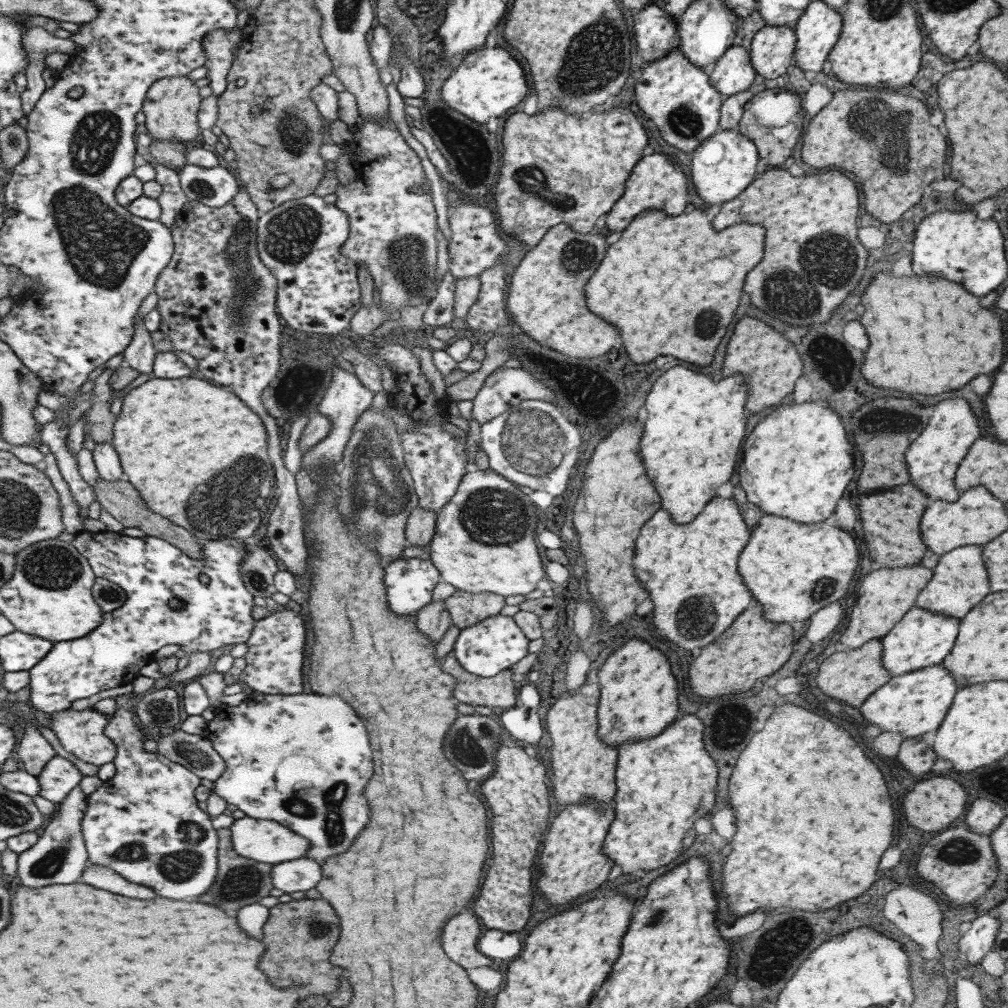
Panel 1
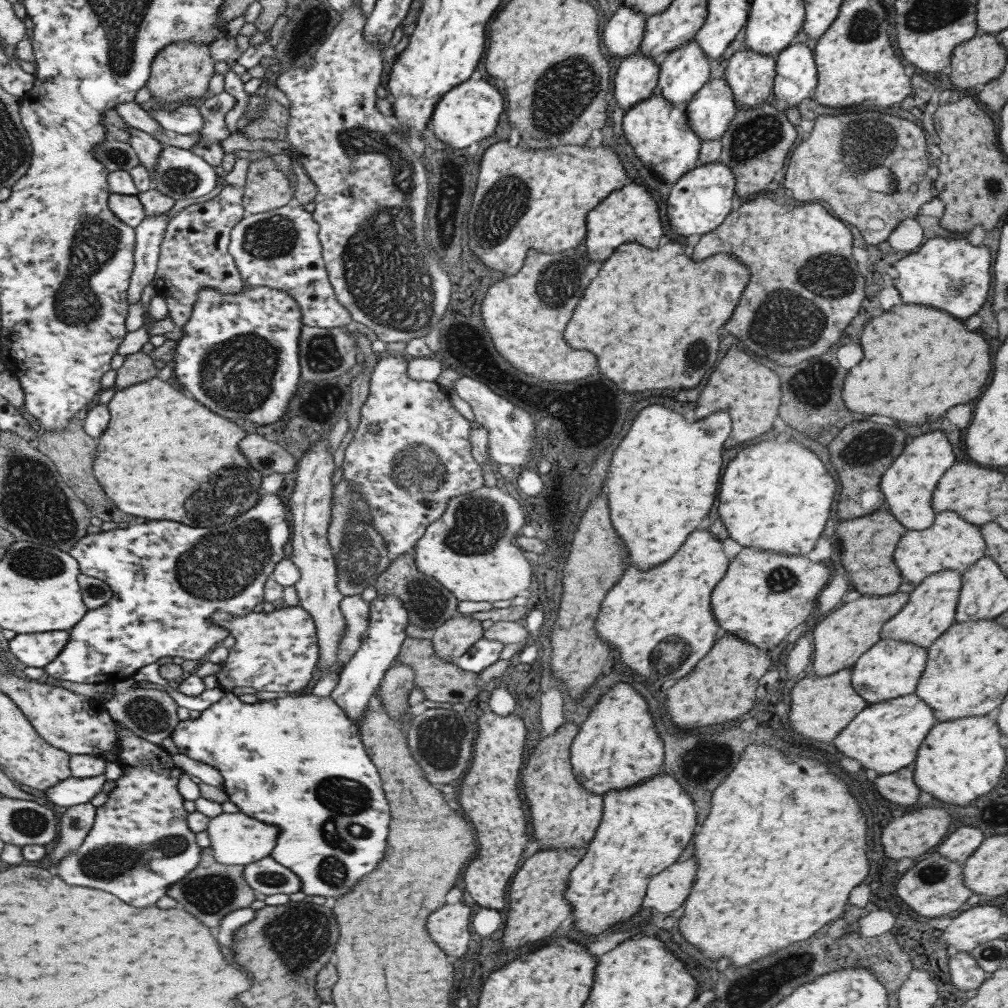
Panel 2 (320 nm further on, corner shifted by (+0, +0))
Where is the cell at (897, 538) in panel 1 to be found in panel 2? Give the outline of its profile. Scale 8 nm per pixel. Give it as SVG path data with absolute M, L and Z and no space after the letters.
M884 506L865 516L839 521L833 536L840 550L839 564L848 574L851 589L869 596L887 596L896 592L903 580L892 561L892 552L905 532L905 527L895 521Z

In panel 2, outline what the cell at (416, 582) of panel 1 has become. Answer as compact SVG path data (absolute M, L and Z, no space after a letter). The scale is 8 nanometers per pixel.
M377 594L377 597L368 604L367 635L360 642L359 648L353 653L353 656L338 672L337 684L328 696L355 725L364 717L368 703L375 696L385 671L392 666L403 639L406 637L403 630L407 625L407 611L396 596Z

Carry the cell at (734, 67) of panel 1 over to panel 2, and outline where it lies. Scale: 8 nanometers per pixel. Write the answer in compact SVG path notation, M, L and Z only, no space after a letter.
M722 77L708 80L684 105L688 127L703 140L720 140L737 105Z

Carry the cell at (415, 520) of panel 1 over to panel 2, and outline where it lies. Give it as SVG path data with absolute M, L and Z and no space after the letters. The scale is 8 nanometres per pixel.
M408 551L393 558L387 568L372 583L376 594L392 594L396 596L407 611L409 626L420 626L423 630L434 631L445 620L449 620L457 613L458 600L435 579L416 569L412 560L412 551Z

